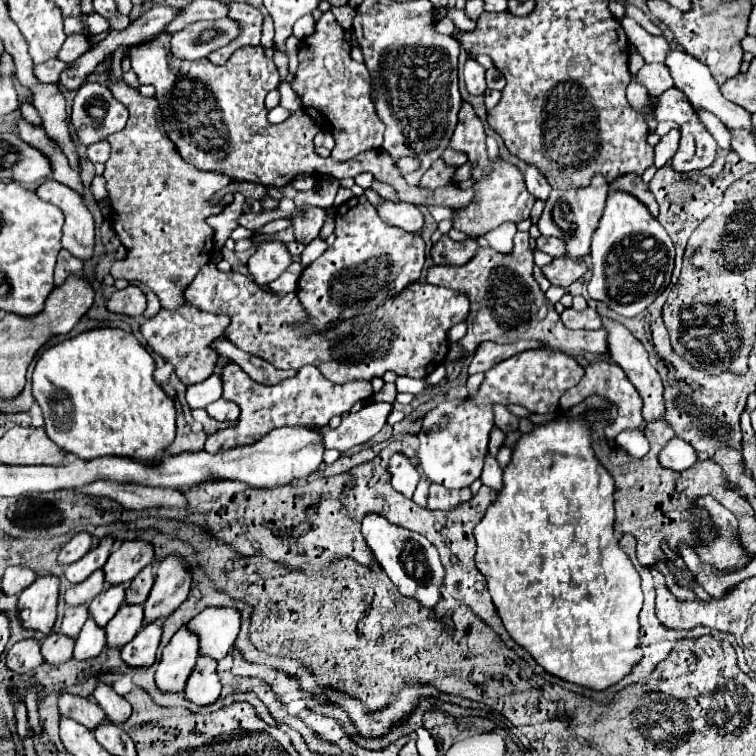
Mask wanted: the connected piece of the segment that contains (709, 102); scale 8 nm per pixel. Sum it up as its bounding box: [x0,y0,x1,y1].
[665,51,753,129]

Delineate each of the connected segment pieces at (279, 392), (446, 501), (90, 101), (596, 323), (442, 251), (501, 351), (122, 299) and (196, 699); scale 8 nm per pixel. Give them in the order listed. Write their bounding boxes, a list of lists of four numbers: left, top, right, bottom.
[[205,361,373,453],[427,483,471,509],[71,83,127,145],[561,309,601,329],[431,235,479,265],[469,341,541,375],[107,285,147,317],[185,655,223,705]]

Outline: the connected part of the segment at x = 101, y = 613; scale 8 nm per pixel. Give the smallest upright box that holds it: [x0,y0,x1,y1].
[89,583,125,627]

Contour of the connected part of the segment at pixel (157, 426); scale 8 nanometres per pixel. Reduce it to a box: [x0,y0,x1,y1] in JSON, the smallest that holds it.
[33,327,175,463]

